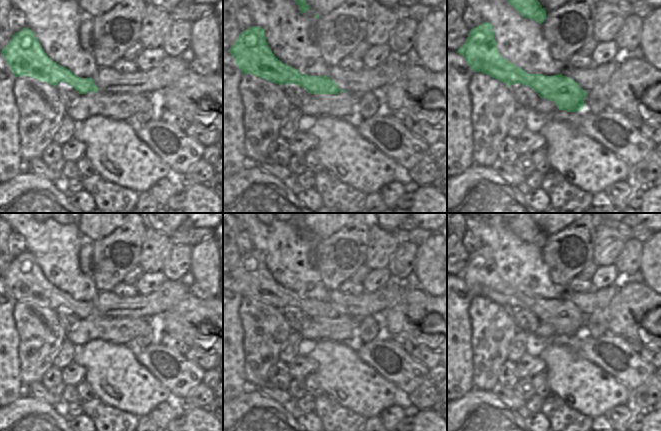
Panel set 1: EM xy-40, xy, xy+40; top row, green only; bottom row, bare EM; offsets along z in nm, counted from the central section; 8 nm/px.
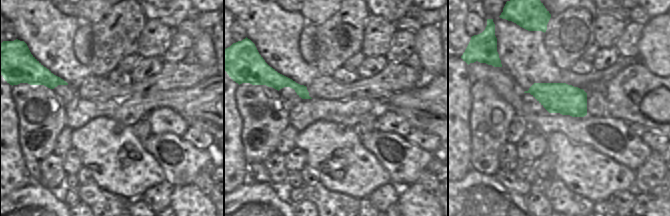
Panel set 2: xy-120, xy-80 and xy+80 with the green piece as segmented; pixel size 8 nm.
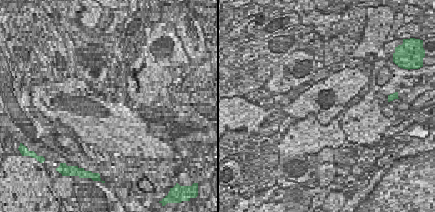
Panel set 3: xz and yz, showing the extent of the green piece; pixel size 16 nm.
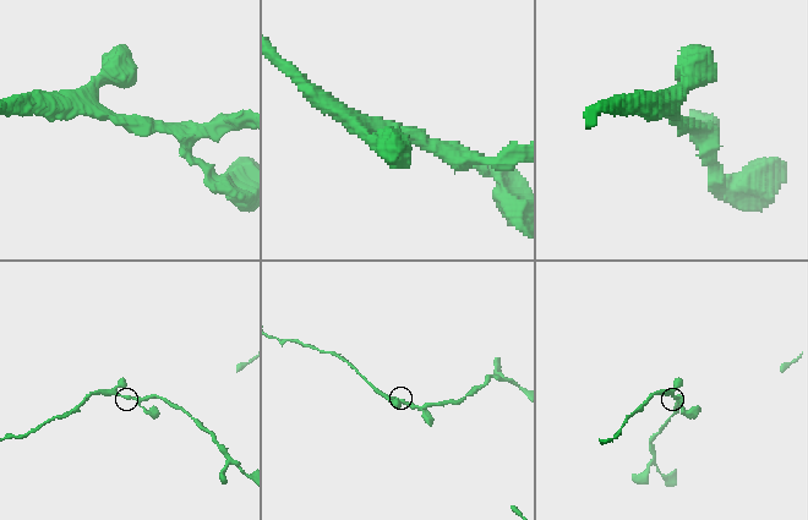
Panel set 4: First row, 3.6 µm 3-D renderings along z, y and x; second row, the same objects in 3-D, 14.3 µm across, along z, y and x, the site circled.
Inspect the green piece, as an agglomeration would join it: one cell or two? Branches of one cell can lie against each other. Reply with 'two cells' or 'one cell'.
one cell

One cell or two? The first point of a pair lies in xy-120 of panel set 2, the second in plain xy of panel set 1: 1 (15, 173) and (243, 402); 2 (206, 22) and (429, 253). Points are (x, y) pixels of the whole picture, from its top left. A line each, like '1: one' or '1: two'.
1: two
2: two

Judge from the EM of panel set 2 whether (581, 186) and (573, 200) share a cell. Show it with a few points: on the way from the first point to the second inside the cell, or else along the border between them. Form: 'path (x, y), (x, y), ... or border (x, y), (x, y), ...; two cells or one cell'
border (558, 179), (594, 203); two cells

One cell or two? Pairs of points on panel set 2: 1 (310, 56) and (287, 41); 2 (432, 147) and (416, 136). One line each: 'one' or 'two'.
1: two
2: one

